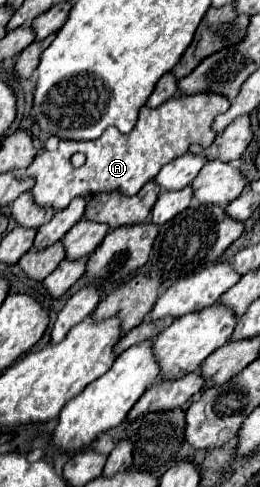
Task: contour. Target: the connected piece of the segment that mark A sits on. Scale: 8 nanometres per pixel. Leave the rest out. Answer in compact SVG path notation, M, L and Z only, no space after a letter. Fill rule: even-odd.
M195 93L195 97L177 95L157 109L145 105L139 111L139 121L131 133L123 135L115 129L107 129L99 141L61 141L55 151L37 153L23 177L35 177L33 197L37 205L51 205L55 211L65 209L75 197L87 197L103 191L119 189L125 195L135 195L145 183L155 179L155 173L159 173L165 163L187 153L193 143L209 147L217 137L211 129L213 119L215 115L227 111L229 105L231 101L227 101L227 97L219 97L219 93ZM73 153L85 153L85 165L73 167Z

